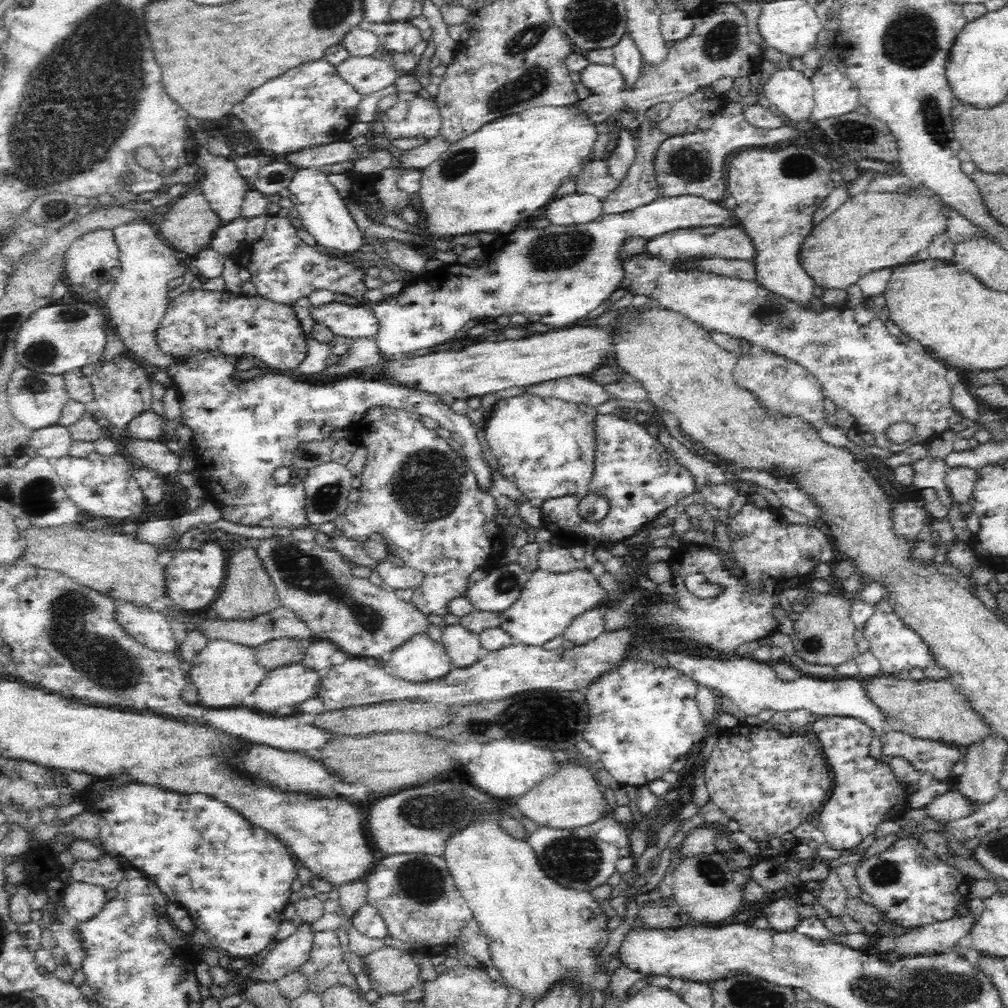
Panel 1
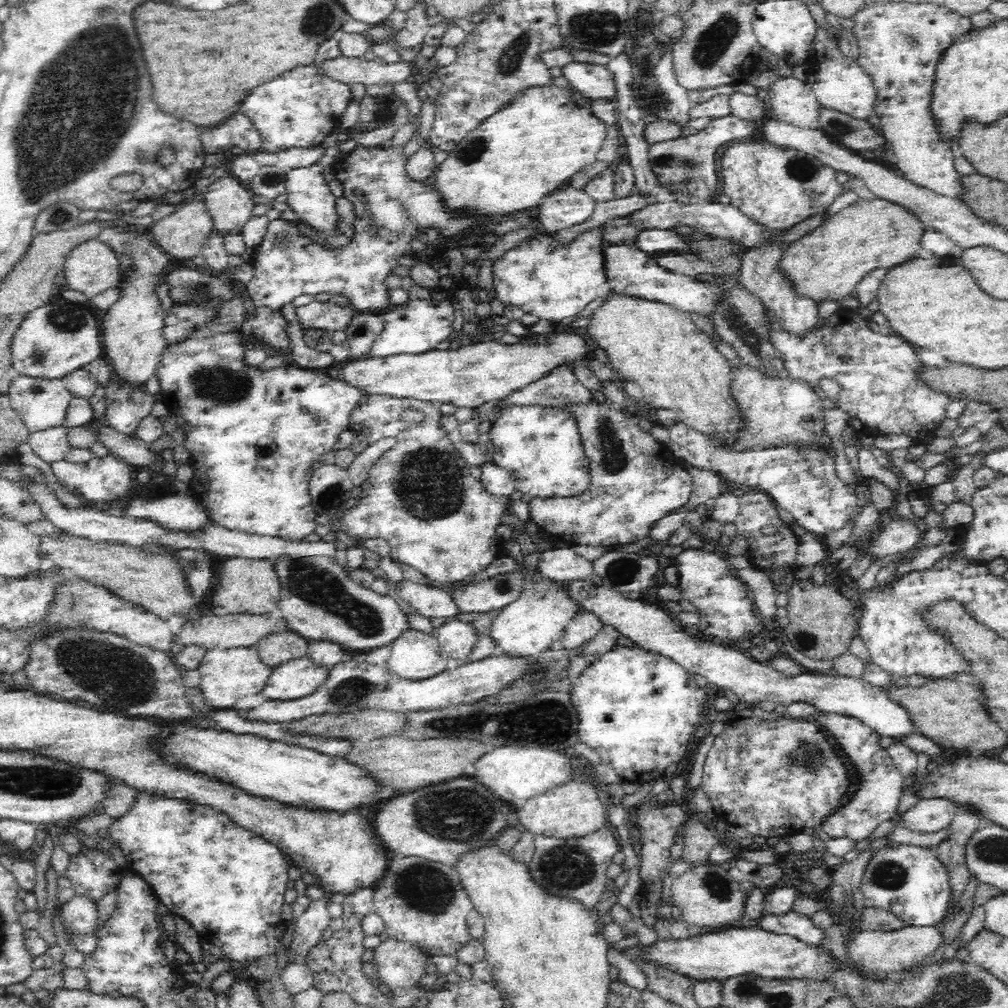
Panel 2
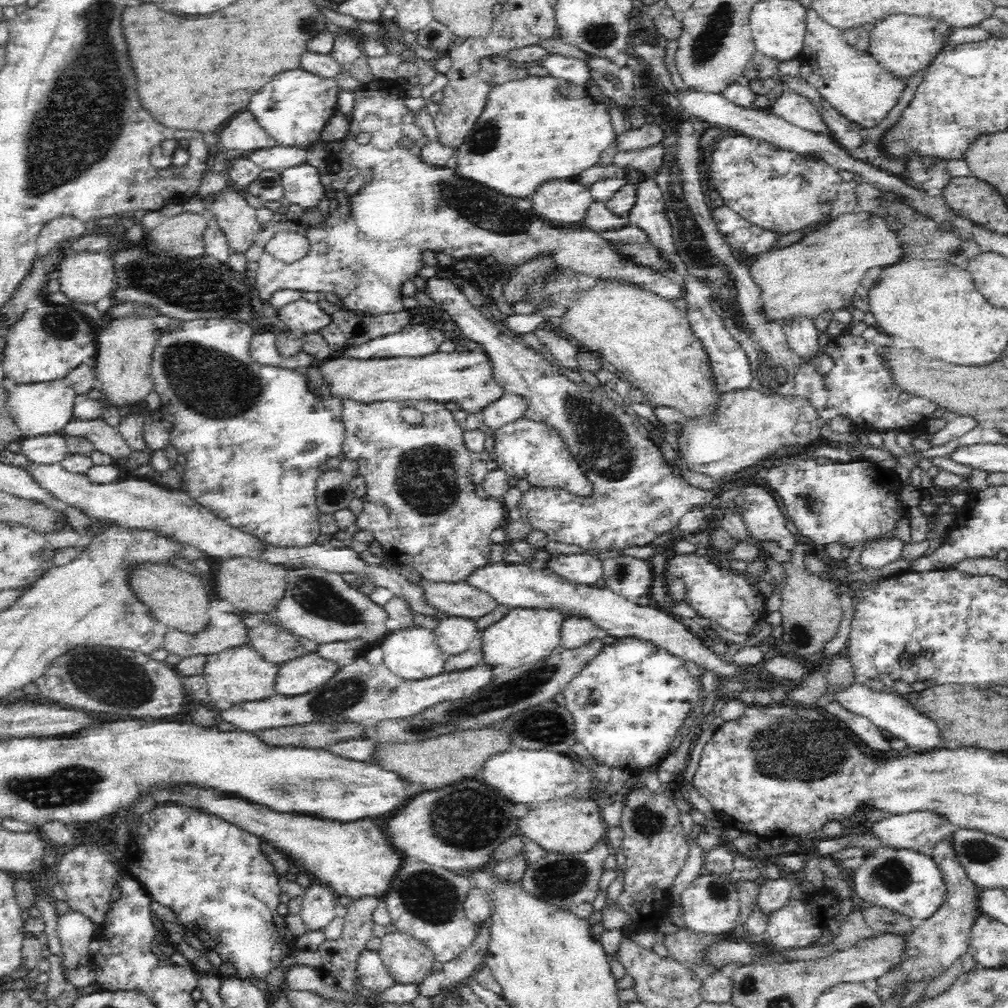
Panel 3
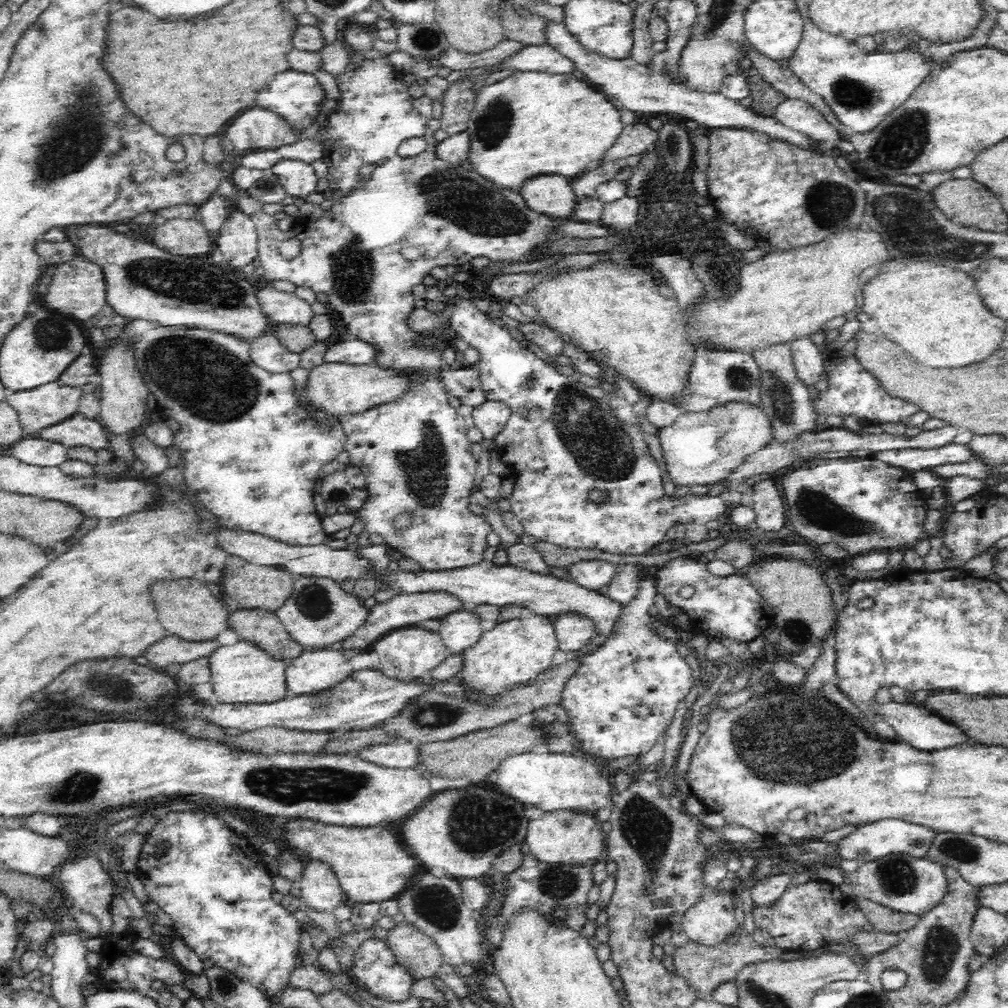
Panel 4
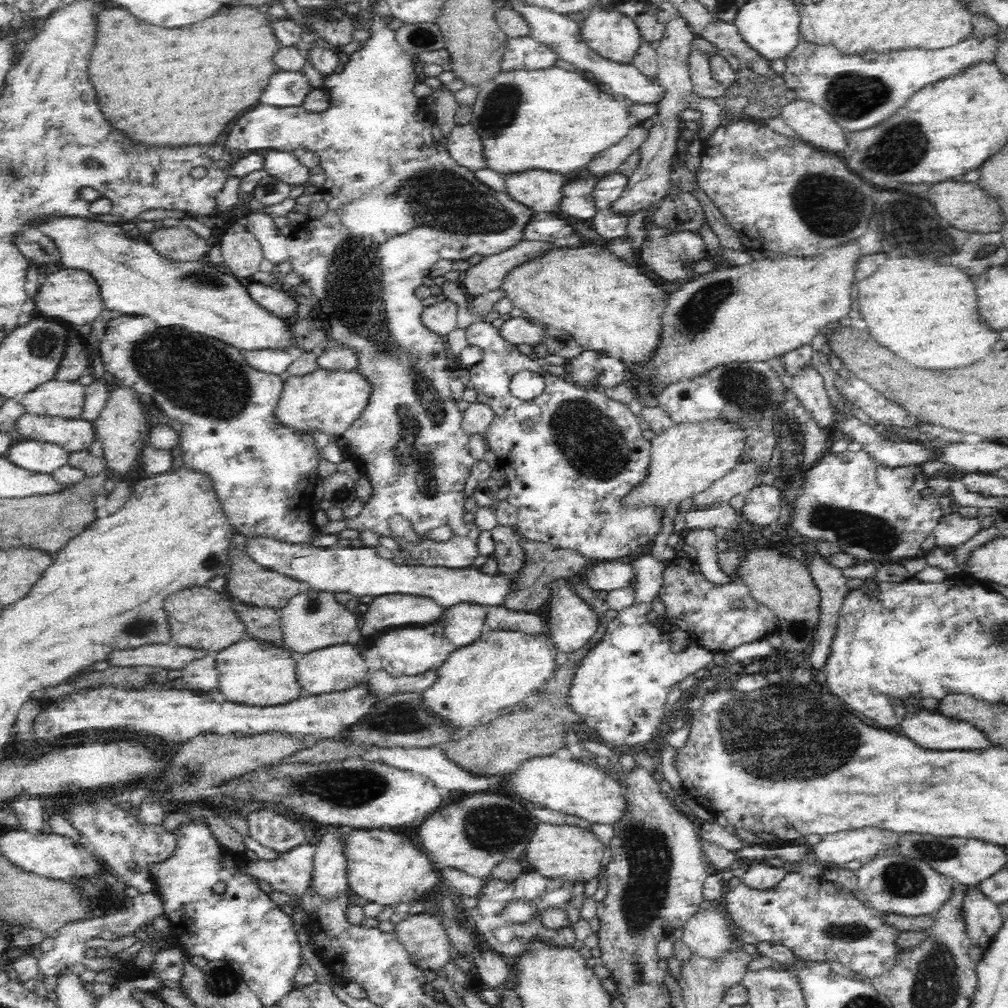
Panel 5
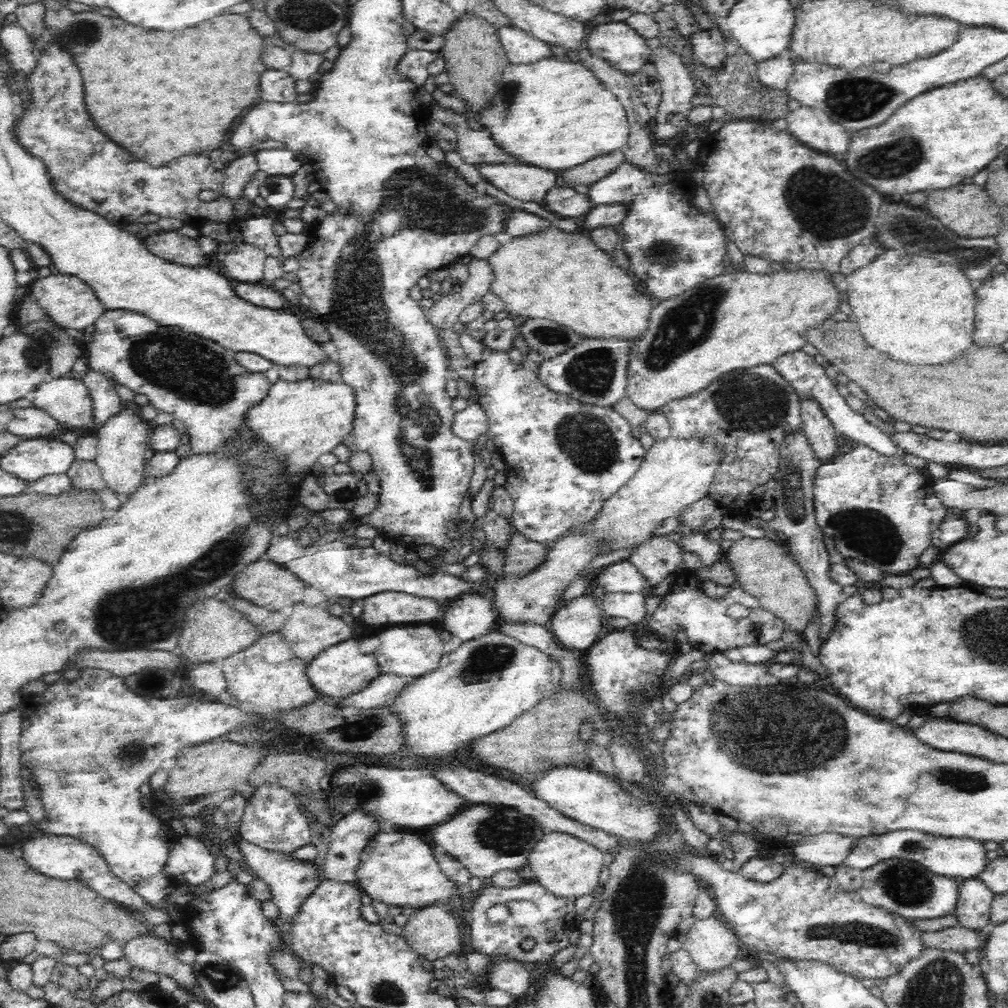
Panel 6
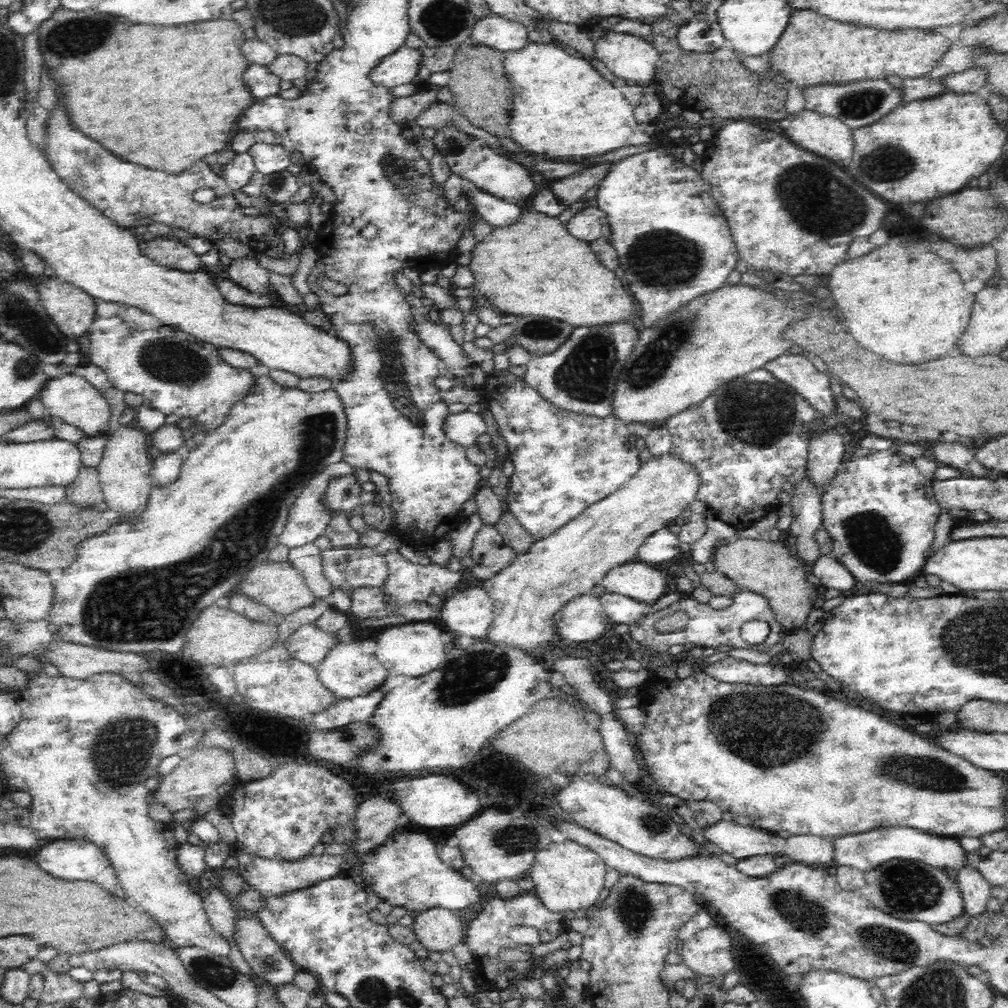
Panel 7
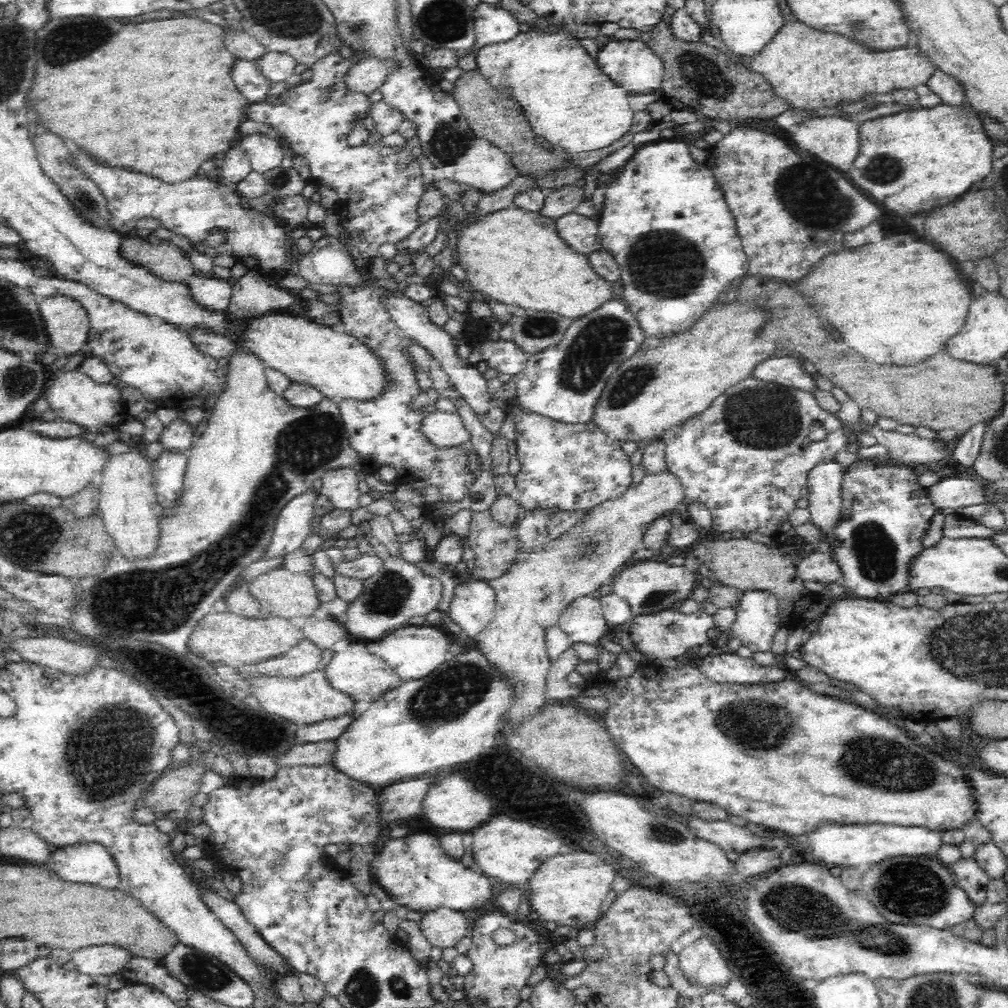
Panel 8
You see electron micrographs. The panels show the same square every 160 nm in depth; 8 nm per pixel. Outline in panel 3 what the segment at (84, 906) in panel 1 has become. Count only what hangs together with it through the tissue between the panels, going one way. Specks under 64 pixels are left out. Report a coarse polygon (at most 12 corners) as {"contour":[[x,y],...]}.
{"contour":[[70,909],[57,917],[64,970],[91,955],[94,921]]}

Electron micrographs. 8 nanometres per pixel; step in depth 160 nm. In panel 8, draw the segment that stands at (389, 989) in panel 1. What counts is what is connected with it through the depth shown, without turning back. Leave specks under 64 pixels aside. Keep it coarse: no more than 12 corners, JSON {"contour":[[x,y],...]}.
{"contour":[[423,913],[419,927],[431,946],[452,948],[470,935],[464,913]]}

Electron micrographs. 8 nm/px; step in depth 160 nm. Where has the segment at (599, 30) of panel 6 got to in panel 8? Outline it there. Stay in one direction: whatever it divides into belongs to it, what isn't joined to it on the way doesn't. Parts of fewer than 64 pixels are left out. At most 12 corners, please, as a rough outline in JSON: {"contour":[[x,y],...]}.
{"contour":[[640,39],[606,42],[596,59],[618,86],[660,90],[663,62]]}

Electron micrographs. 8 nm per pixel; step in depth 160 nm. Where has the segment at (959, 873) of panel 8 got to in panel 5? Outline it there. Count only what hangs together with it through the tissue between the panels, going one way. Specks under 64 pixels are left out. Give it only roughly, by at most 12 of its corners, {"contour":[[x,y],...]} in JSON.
{"contour":[[976,886],[966,890],[964,922],[973,944],[987,948],[1004,919]]}

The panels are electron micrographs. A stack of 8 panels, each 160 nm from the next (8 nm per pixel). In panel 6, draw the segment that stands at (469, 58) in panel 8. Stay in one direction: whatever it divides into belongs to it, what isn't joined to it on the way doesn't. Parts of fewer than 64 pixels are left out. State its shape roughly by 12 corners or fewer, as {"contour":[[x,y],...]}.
{"contour":[[516,27],[499,28],[512,64],[555,58],[551,45]]}

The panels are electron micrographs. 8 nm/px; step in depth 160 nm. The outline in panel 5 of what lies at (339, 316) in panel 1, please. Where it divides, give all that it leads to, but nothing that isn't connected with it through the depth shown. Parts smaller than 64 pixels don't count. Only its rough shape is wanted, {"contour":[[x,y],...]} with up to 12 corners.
{"contour":[[248,281],[260,306],[282,320],[298,316],[298,300],[282,288]]}

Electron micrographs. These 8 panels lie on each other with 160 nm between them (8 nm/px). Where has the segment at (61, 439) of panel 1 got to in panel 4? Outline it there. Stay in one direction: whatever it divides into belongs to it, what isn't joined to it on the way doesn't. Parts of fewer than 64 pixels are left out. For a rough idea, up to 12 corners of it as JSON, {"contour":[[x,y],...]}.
{"contour":[[23,436],[3,453],[34,466],[59,466],[69,448]]}

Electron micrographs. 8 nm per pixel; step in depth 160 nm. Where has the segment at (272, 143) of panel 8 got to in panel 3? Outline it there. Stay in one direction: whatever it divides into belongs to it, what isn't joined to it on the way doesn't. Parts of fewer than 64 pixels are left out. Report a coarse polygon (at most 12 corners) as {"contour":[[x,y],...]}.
{"contour":[[308,163],[284,169],[289,204],[316,209],[328,195],[320,171]]}

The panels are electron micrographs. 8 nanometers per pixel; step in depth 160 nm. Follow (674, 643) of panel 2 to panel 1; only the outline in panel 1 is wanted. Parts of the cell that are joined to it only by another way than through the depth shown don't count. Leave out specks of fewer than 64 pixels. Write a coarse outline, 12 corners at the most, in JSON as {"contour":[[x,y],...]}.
{"contour":[[660,652],[752,721],[764,710],[858,718],[883,754],[884,716],[860,677],[776,677],[748,656]]}

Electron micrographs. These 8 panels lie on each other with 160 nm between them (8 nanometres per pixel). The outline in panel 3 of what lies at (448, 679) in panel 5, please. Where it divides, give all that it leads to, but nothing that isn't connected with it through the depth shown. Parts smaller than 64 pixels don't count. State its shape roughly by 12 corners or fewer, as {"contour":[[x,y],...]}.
{"contour":[[512,607],[482,631],[484,662],[516,668],[545,659],[568,616]]}

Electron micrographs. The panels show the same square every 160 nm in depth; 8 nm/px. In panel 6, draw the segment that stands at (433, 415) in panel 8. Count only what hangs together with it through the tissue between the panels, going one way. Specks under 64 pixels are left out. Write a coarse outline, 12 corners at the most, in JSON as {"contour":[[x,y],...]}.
{"contour":[[480,403],[455,412],[452,429],[474,442],[489,430]]}

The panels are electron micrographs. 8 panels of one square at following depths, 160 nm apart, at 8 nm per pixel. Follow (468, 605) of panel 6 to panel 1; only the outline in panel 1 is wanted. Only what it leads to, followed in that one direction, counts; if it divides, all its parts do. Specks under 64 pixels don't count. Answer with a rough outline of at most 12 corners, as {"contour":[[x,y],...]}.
{"contour":[[446,625],[441,641],[454,667],[468,669],[483,654],[479,635]]}

